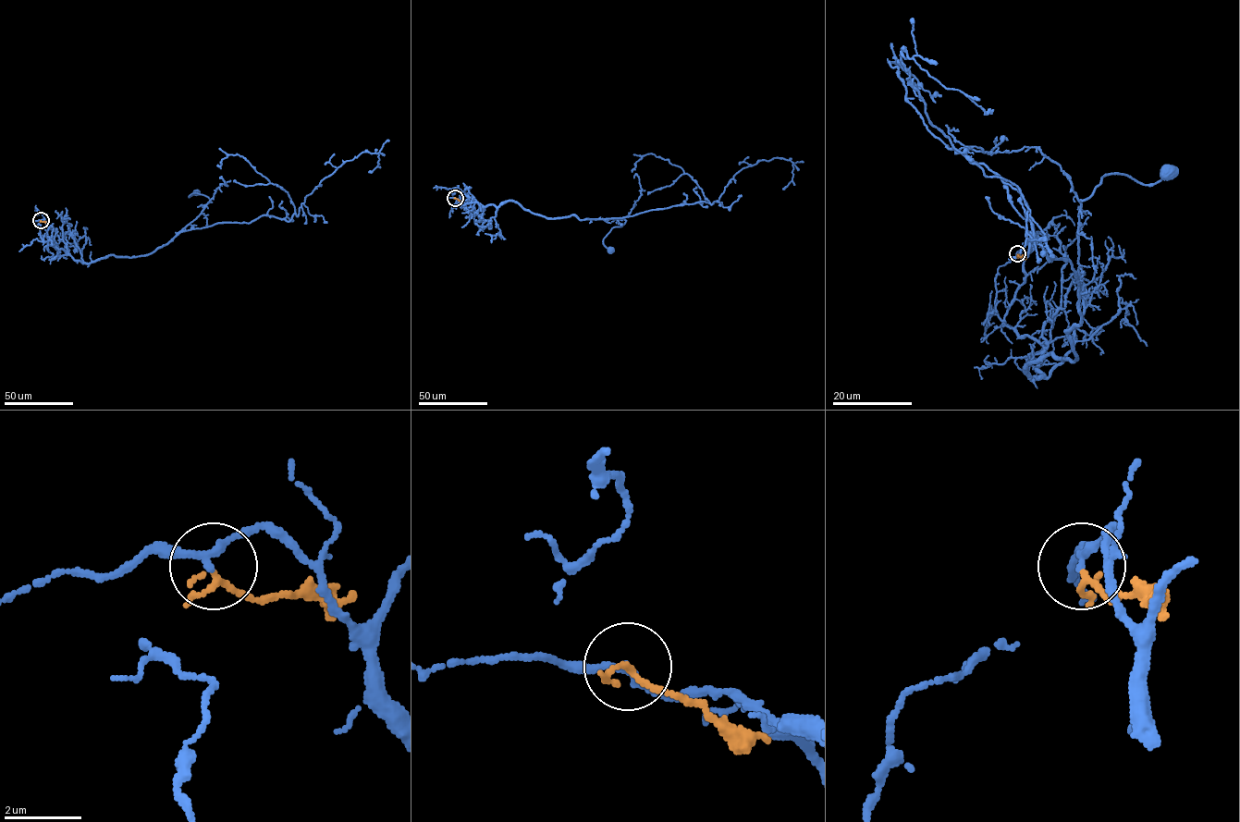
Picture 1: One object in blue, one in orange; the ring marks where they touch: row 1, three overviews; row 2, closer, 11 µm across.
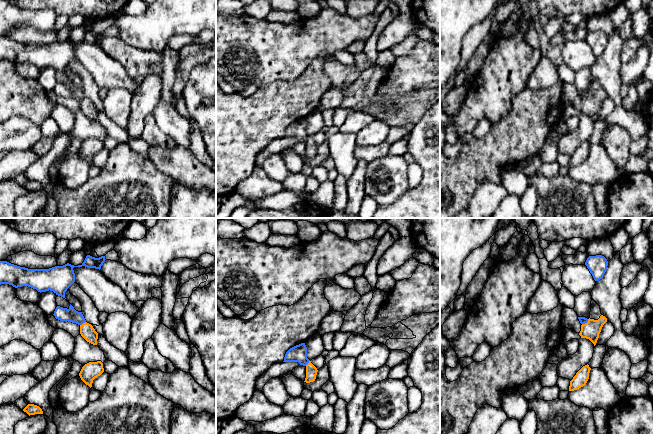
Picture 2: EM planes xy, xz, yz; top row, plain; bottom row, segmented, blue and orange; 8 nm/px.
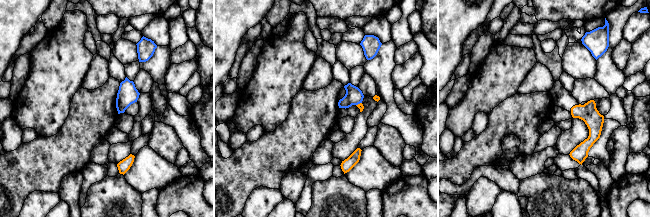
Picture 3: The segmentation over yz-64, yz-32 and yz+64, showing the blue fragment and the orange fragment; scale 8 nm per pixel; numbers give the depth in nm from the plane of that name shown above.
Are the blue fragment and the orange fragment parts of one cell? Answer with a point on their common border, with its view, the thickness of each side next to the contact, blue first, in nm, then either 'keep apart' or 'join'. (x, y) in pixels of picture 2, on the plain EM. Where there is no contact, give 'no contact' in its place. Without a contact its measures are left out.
contact xy (82, 99); calibres 110 and 120 nm; keep apart

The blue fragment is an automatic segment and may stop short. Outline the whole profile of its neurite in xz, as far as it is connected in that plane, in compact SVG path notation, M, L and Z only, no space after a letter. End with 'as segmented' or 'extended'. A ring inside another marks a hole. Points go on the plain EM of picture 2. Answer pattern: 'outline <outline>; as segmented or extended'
outline M301 119L286 128L283 138L298 138L300 141L306 142L309 137L307 134L307 123L305 119Z; as segmented

